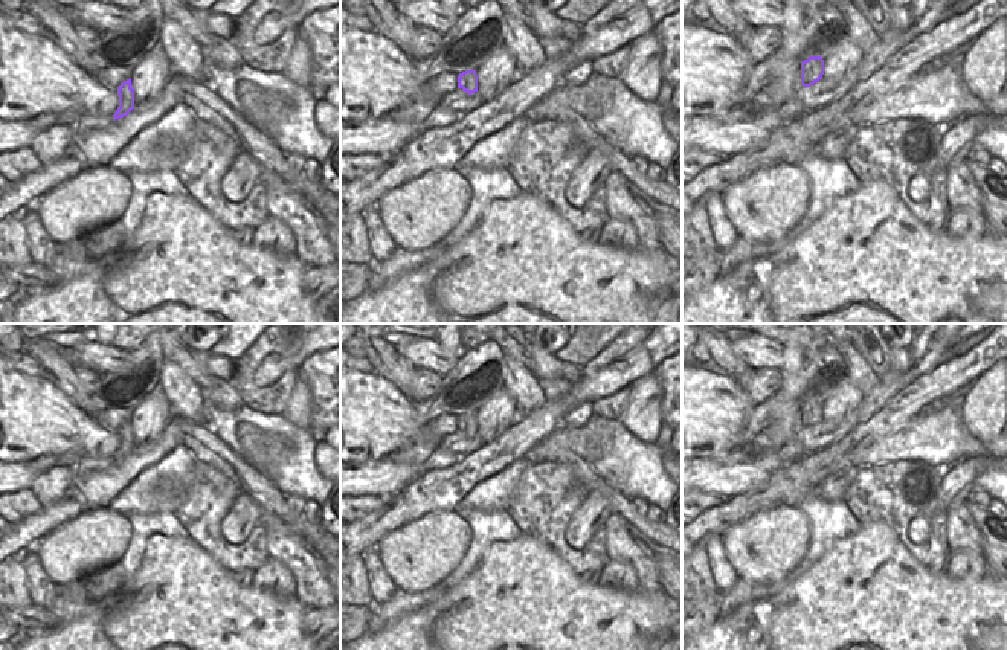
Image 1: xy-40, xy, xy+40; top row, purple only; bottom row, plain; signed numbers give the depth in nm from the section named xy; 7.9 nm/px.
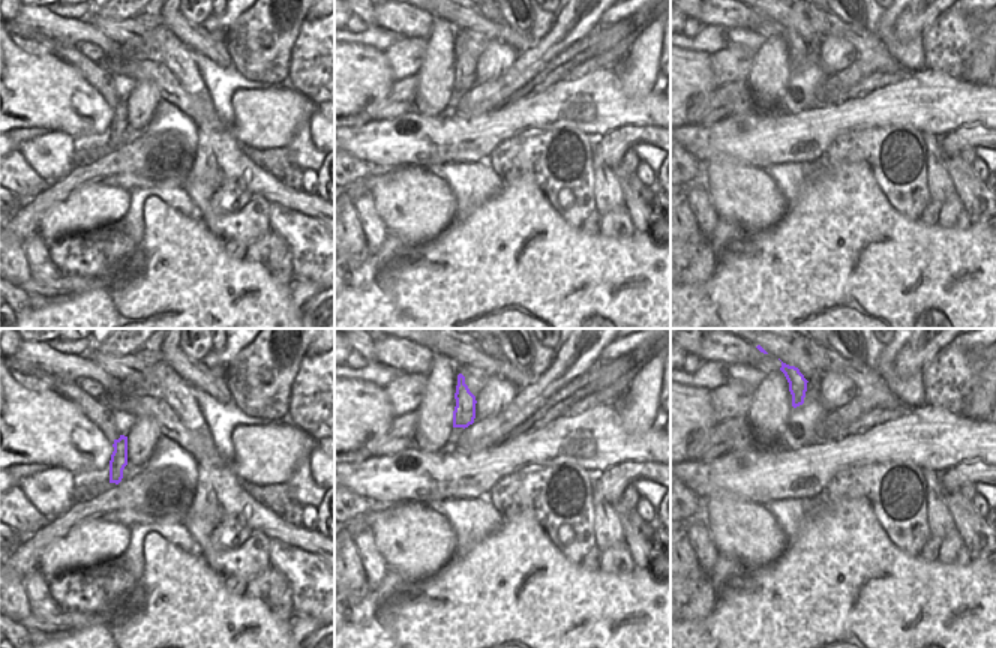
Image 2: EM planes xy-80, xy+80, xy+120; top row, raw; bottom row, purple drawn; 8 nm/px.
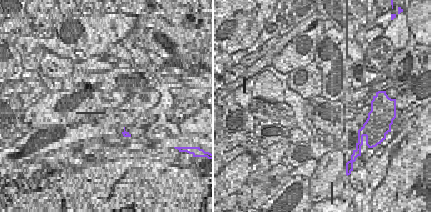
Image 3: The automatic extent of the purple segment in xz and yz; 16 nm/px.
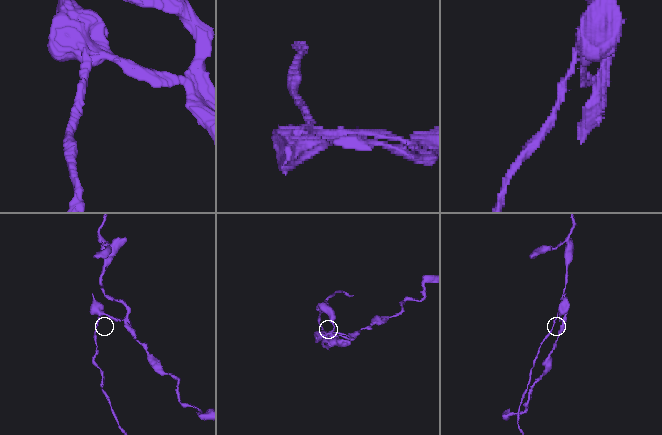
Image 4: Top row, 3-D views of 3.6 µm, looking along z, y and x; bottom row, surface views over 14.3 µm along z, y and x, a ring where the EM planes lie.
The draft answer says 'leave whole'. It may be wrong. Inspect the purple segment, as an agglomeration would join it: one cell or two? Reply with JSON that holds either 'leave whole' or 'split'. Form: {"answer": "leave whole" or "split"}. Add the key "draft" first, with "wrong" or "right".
{"draft": "wrong", "answer": "split"}

